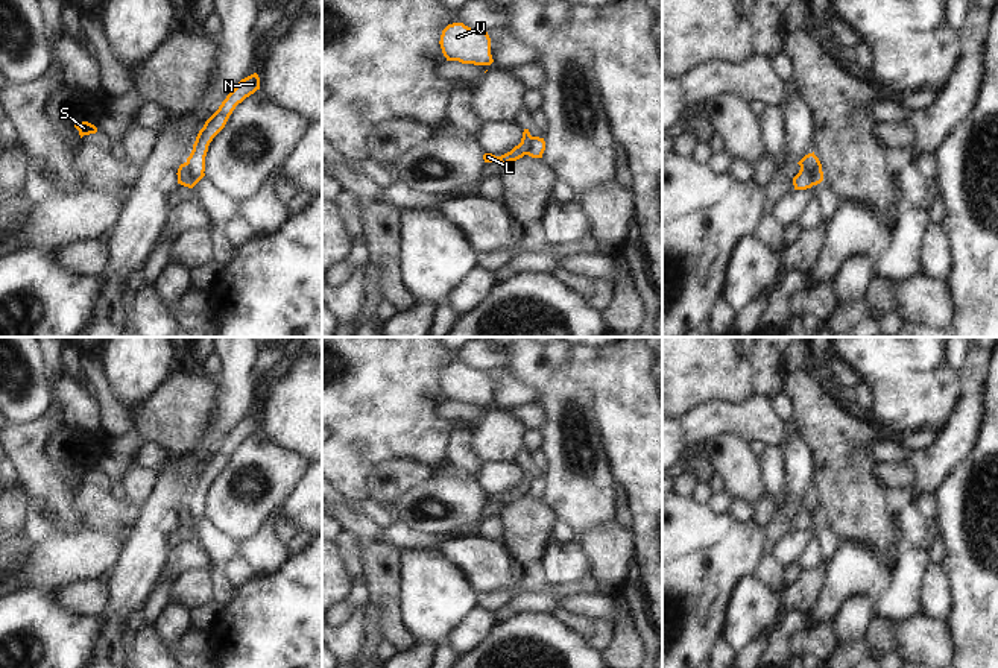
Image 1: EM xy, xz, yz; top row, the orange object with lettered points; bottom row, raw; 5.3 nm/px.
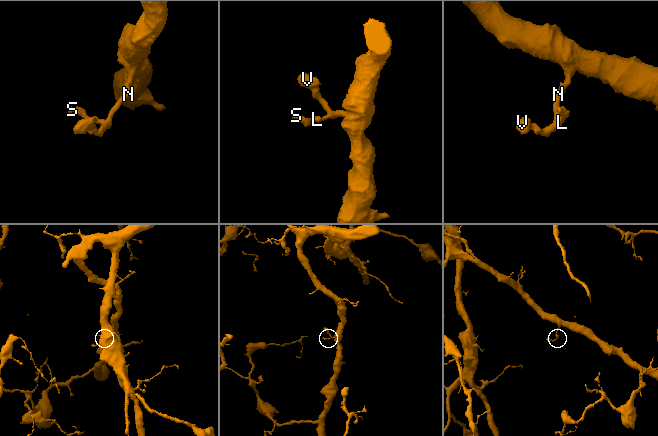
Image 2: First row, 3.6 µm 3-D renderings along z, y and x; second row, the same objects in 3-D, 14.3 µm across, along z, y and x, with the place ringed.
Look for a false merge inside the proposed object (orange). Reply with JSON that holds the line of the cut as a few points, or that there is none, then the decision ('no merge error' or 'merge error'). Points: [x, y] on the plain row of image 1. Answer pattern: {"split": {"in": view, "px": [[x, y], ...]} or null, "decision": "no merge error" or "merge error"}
{"split": {"in": "xy", "px": [[184, 503], [195, 524]]}, "decision": "merge error"}

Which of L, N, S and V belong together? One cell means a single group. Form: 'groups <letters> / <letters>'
groups L S V / N

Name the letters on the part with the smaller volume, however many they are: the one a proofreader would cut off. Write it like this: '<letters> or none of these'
L, S, V

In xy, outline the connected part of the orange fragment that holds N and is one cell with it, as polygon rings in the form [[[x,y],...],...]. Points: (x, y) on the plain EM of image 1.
[[[257,413],[242,419],[235,428],[226,436],[219,449],[205,462],[199,471],[193,490],[187,498],[191,519],[194,525],[205,516],[205,496],[213,478],[225,468],[229,455],[238,443],[260,430],[260,418]]]

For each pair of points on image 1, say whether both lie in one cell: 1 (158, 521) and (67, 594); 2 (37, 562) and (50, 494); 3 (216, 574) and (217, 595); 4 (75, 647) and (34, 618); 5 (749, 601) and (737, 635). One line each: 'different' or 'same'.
1: different
2: different
3: same
4: same
5: same

